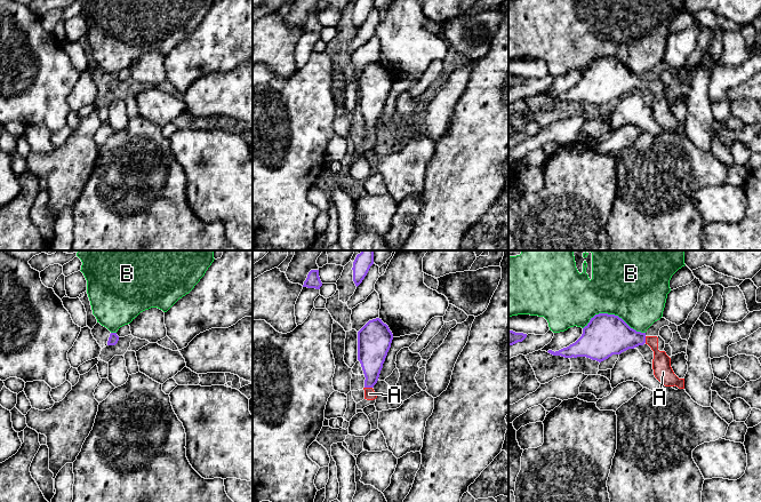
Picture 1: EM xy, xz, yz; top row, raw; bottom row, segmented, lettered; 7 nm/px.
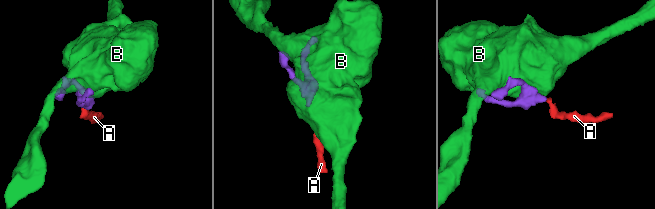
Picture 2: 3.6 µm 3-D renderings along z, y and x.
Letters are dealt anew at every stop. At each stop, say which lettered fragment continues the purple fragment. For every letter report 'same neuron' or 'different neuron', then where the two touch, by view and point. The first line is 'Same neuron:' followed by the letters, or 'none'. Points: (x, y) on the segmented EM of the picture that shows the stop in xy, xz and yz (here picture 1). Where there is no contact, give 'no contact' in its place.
Same neuron: A
A: same neuron; contact xz (368, 387)
B: different neuron; contact yz (614, 315)

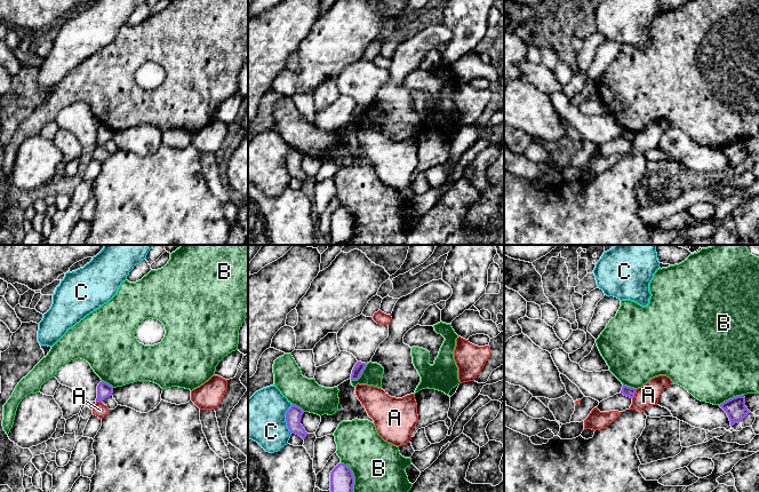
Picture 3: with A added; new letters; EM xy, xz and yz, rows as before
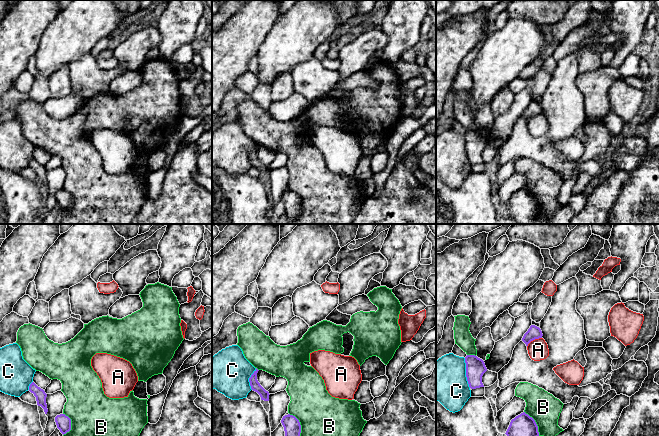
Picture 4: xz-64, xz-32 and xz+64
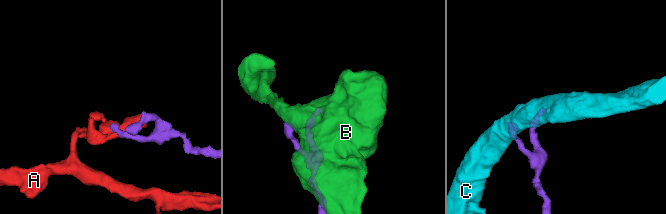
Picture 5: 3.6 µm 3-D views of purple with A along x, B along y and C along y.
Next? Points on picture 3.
Same neuron: none
A: different neuron; contact yz (634, 393)
B: different neuron; contact xz (353, 476)
C: different neuron; contact xz (286, 419)

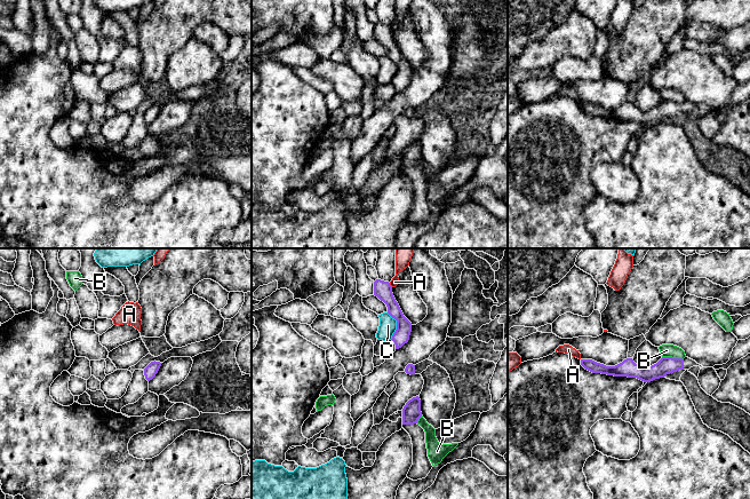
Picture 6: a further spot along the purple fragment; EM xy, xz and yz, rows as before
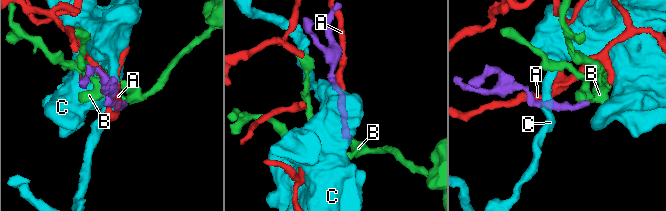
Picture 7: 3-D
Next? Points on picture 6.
Same neuron: none
A: different neuron; contact xz (390, 285)
B: different neuron; contact yz (671, 357)
C: different neuron; contact xz (397, 325)

